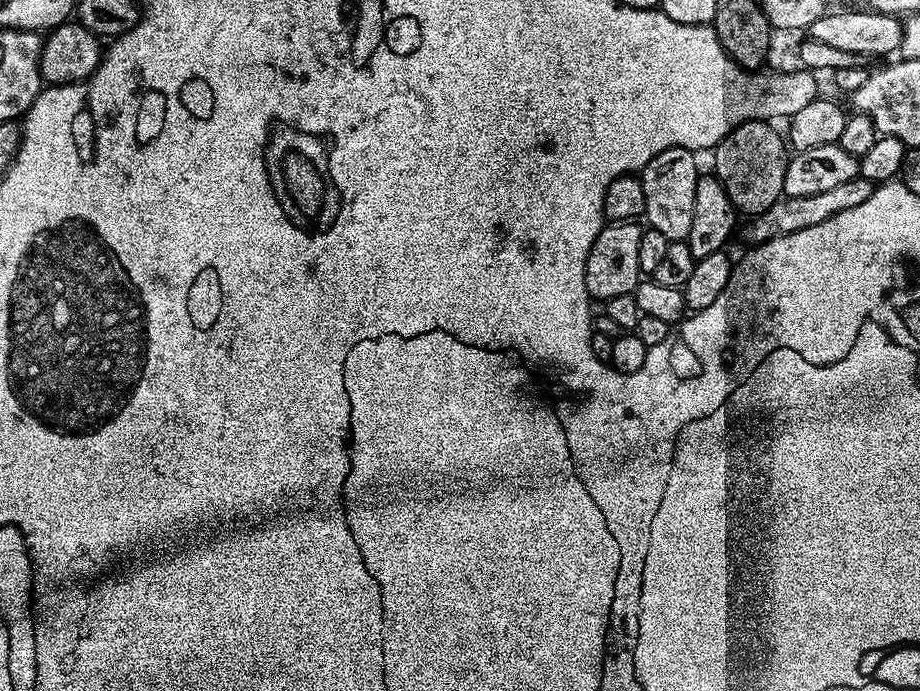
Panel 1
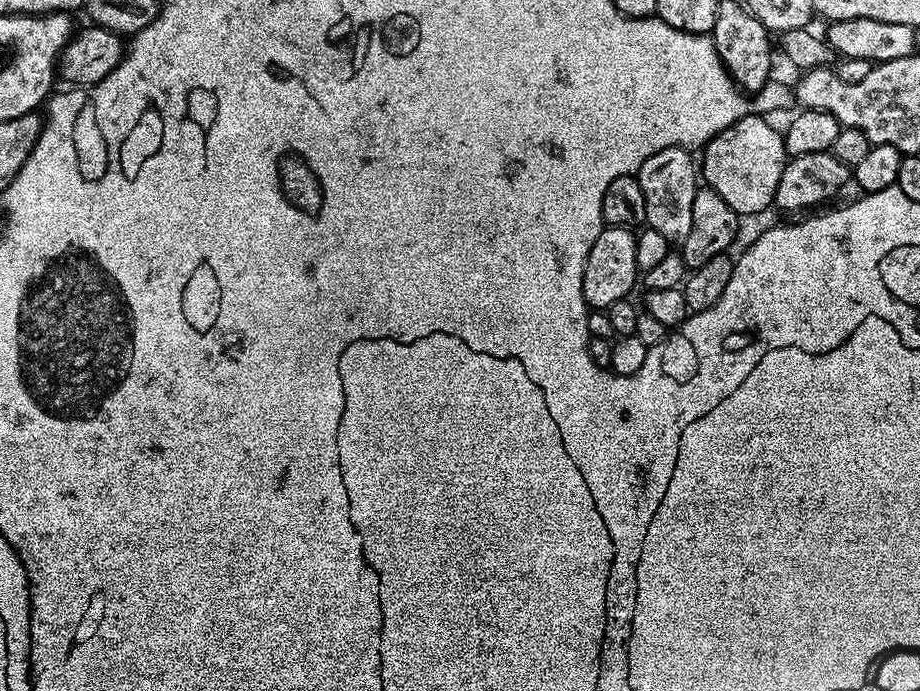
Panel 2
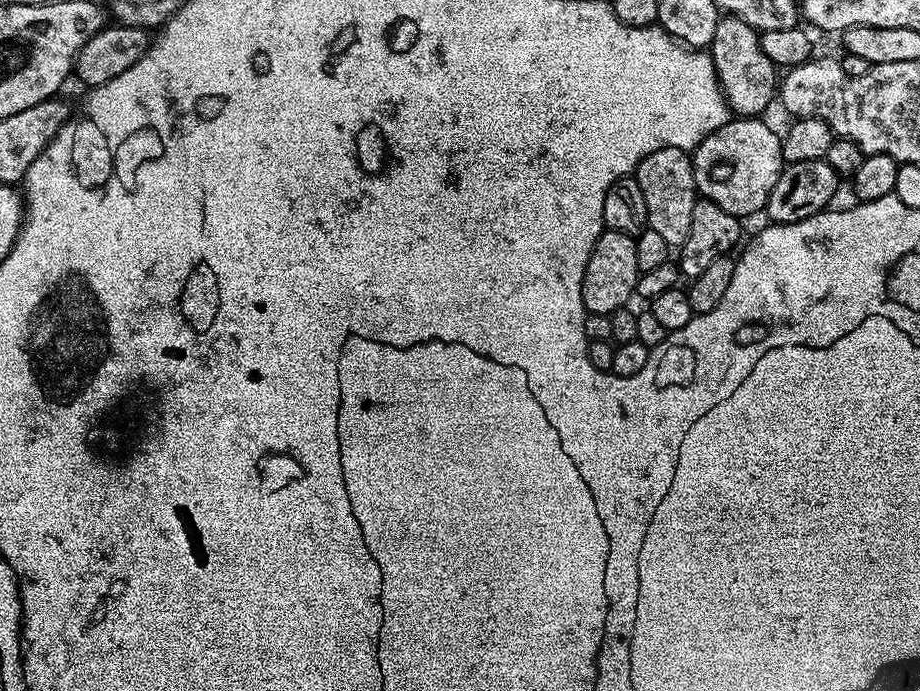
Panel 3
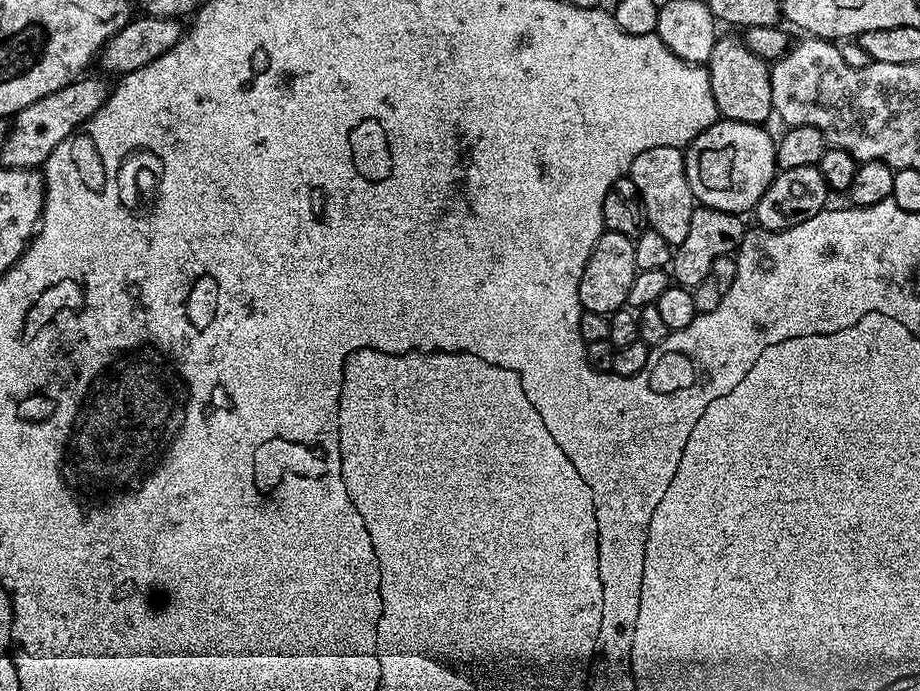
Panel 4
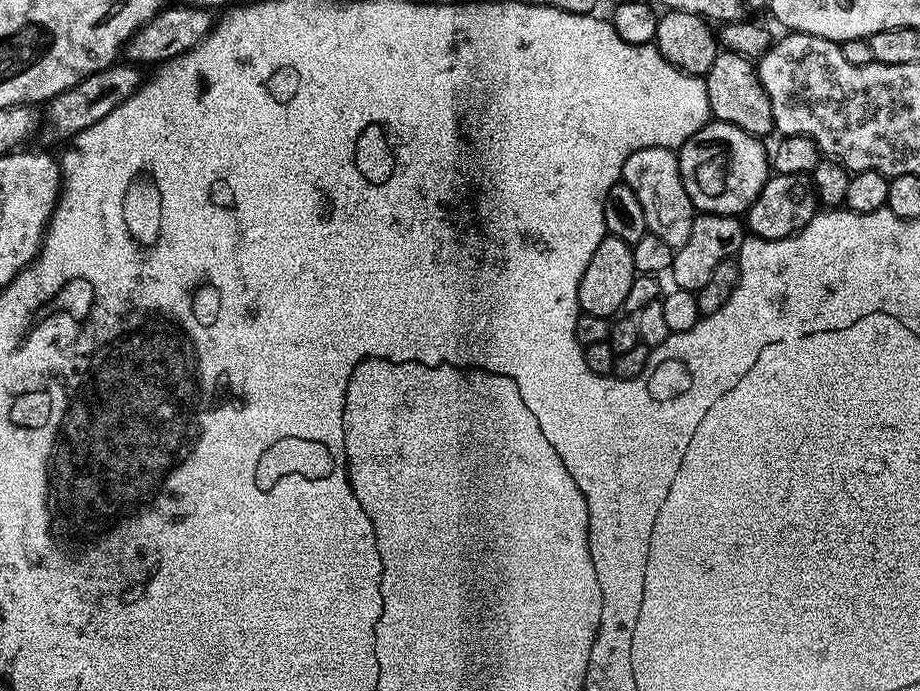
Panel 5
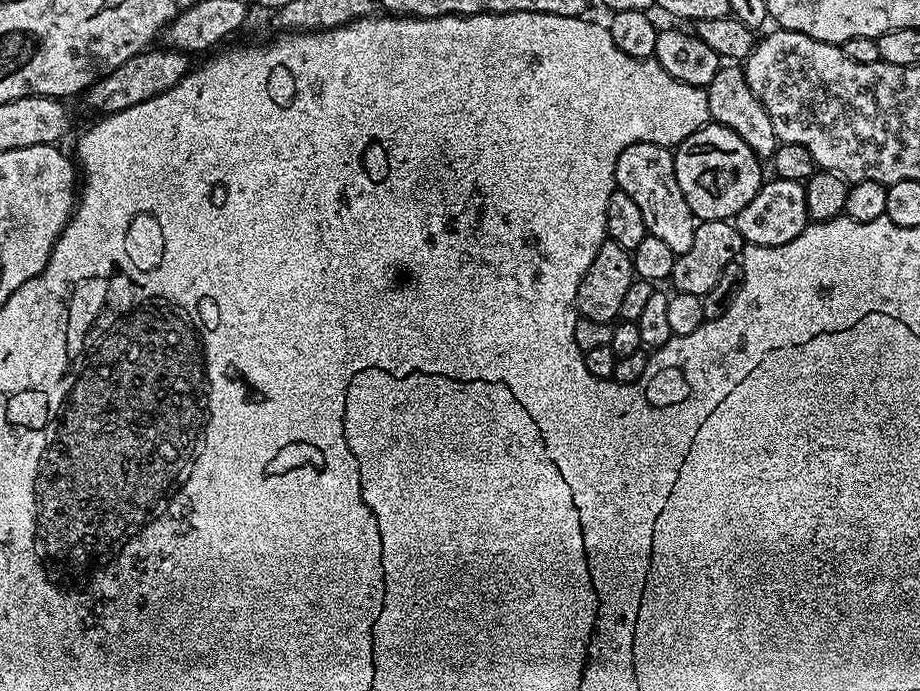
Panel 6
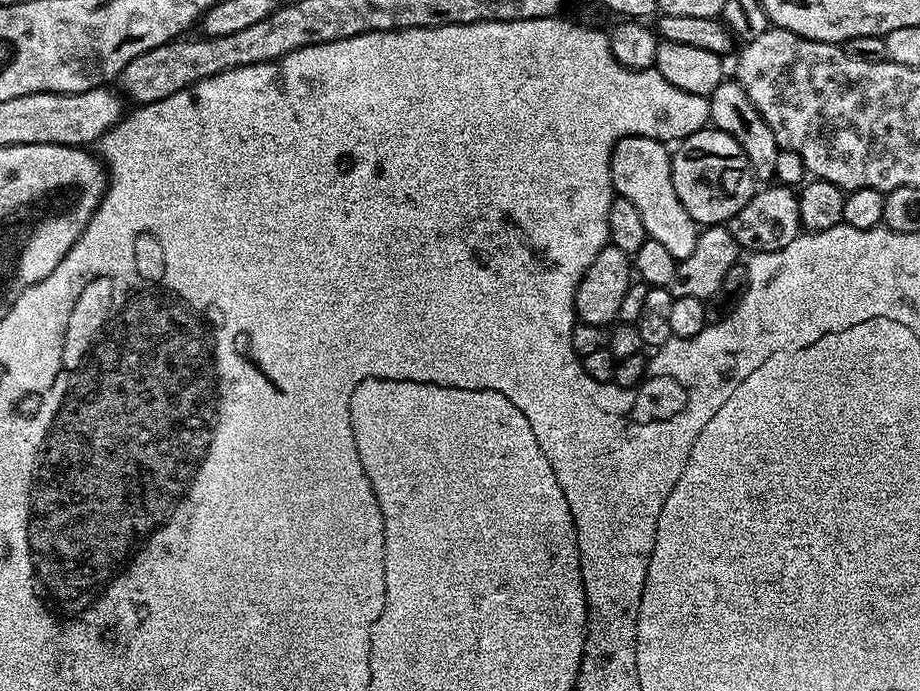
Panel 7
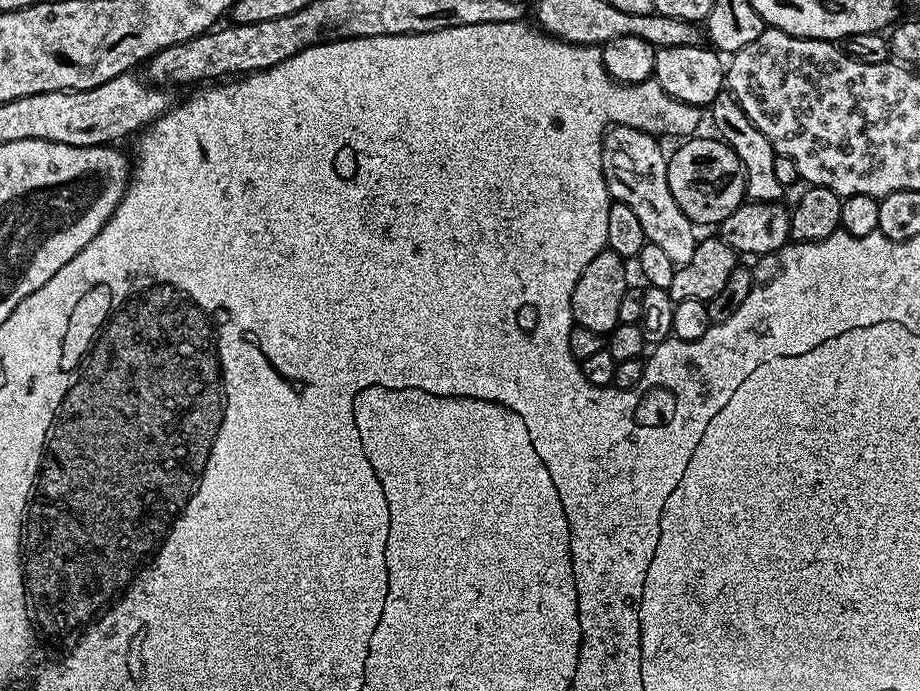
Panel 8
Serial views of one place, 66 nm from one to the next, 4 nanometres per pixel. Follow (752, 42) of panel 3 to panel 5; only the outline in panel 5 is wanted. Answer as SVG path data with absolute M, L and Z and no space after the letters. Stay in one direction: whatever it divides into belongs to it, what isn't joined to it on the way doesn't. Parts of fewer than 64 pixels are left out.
M717 51L714 66L710 66L707 76L703 77L703 82L715 119L738 126L738 130L746 130L746 134L751 136L767 138L768 135L773 135L770 98L766 98L766 90L762 90L762 82L753 61L733 52Z

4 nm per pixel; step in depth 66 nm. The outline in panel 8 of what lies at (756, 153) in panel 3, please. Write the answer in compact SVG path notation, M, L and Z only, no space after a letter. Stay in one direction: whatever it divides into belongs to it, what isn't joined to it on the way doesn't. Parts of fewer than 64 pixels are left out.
M697 134L685 139L676 153L668 156L668 181L674 202L693 224L718 226L737 206L745 203L744 167L731 146L715 135Z

